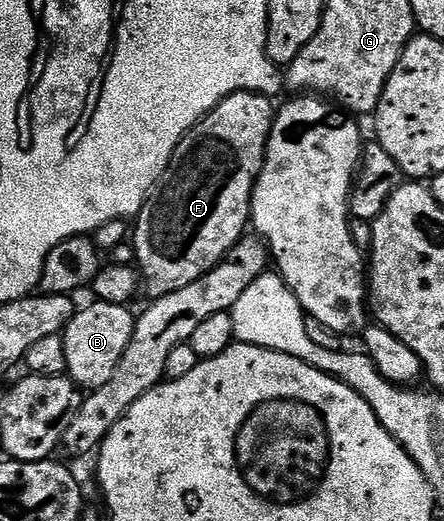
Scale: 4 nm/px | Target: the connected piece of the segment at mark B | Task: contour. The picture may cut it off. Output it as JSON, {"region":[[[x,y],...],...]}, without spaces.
{"region":[[[93,300],[86,310],[78,309],[63,331],[67,348],[67,374],[78,386],[92,392],[111,380],[127,344],[131,344],[135,314],[128,305]]]}

